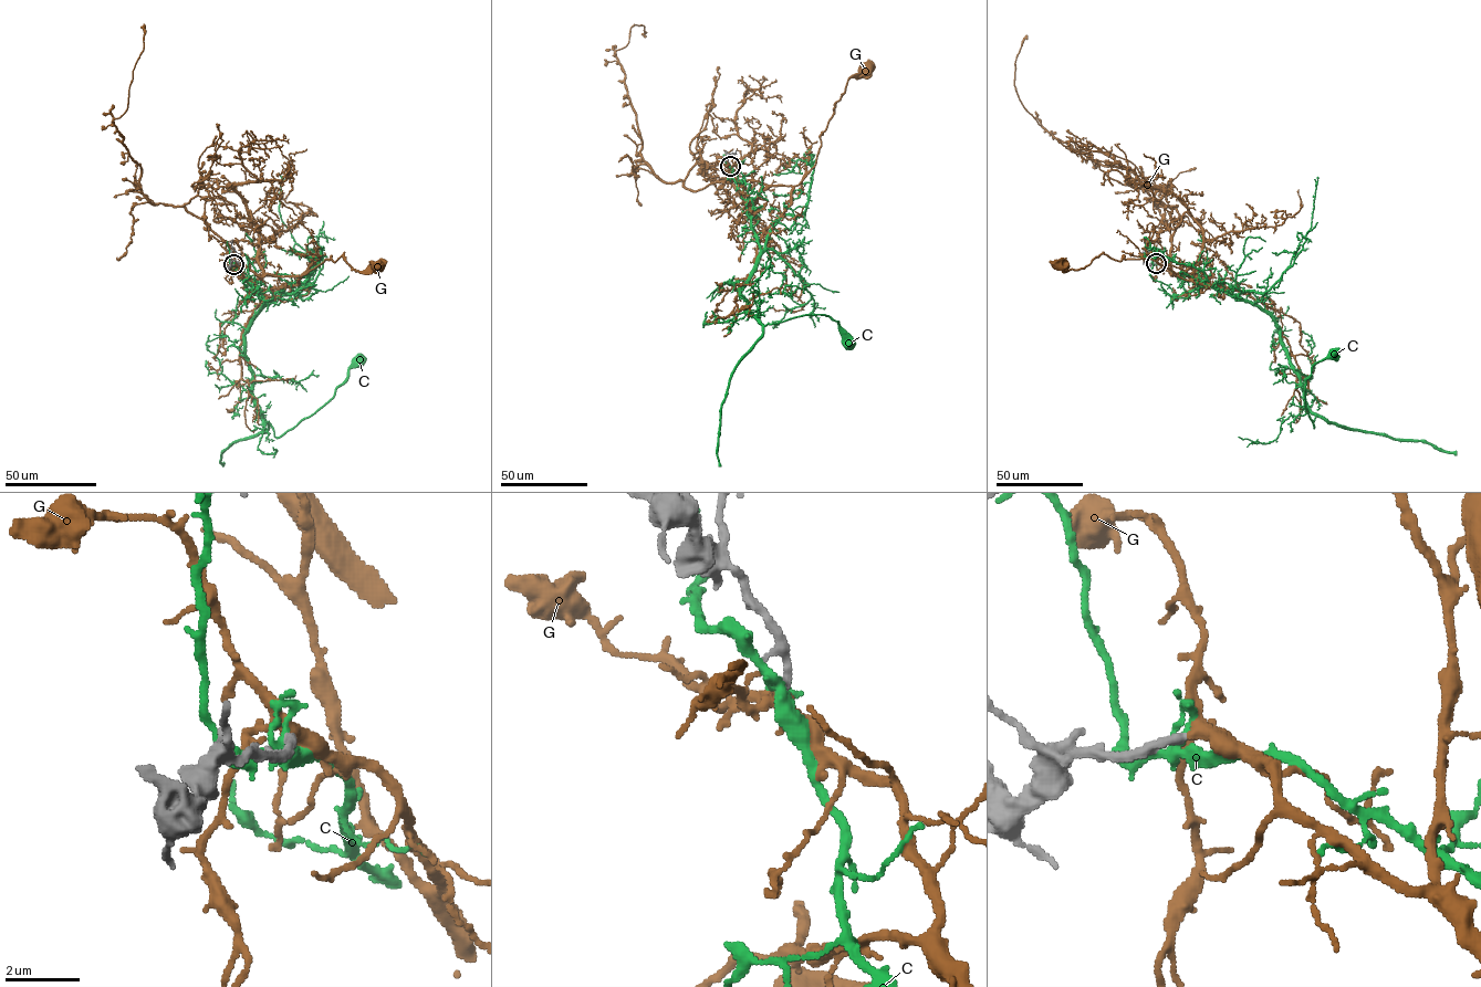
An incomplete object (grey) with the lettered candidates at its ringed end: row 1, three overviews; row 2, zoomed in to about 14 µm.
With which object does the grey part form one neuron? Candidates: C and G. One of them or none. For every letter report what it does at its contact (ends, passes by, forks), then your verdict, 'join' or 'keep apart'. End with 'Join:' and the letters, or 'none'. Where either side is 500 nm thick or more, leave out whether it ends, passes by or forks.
C: it forks there; keep apart
G: it forks there; join
Join: G

